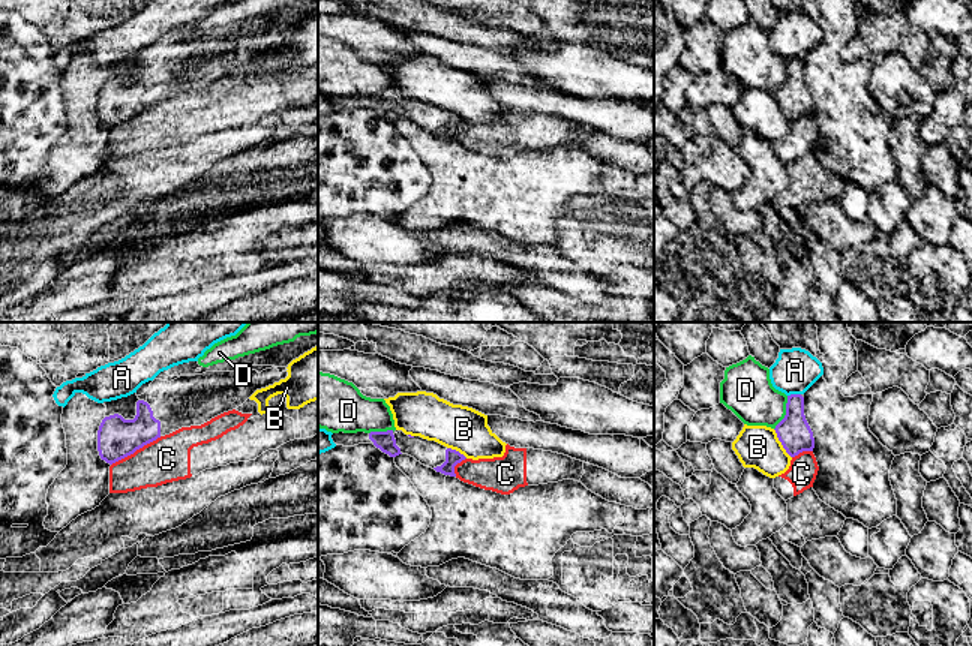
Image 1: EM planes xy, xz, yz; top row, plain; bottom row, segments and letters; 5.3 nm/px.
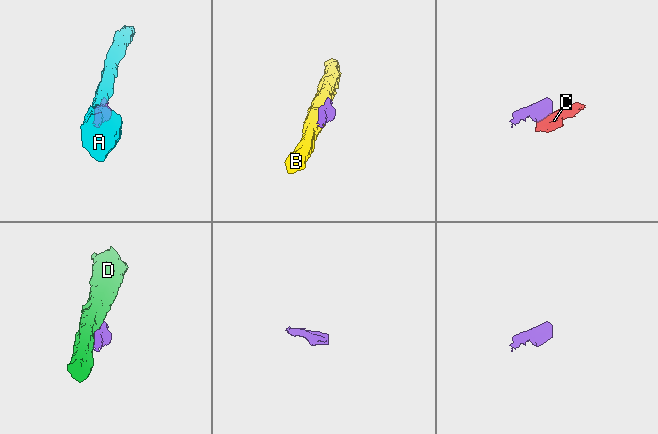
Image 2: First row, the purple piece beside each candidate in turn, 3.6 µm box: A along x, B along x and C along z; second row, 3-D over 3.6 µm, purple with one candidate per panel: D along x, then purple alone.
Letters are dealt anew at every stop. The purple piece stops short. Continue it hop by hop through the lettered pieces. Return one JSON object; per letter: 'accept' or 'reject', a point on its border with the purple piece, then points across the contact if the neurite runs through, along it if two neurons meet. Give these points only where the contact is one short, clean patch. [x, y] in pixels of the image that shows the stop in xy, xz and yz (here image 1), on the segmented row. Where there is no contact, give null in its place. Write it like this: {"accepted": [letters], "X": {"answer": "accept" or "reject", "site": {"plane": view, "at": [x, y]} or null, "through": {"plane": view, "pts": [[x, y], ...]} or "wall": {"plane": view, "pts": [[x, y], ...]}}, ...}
{"accepted": [], "A": {"answer": "reject", "site": {"plane": "yz", "at": [794, 394]}}, "B": {"answer": "reject", "site": {"plane": "yz", "at": [782, 444]}}, "C": {"answer": "reject", "site": {"plane": "xy", "at": [135, 450]}, "wall": {"plane": "xy", "pts": [[161, 436], [111, 465]]}}, "D": {"answer": "reject", "site": {"plane": "yz", "at": [786, 412]}}}

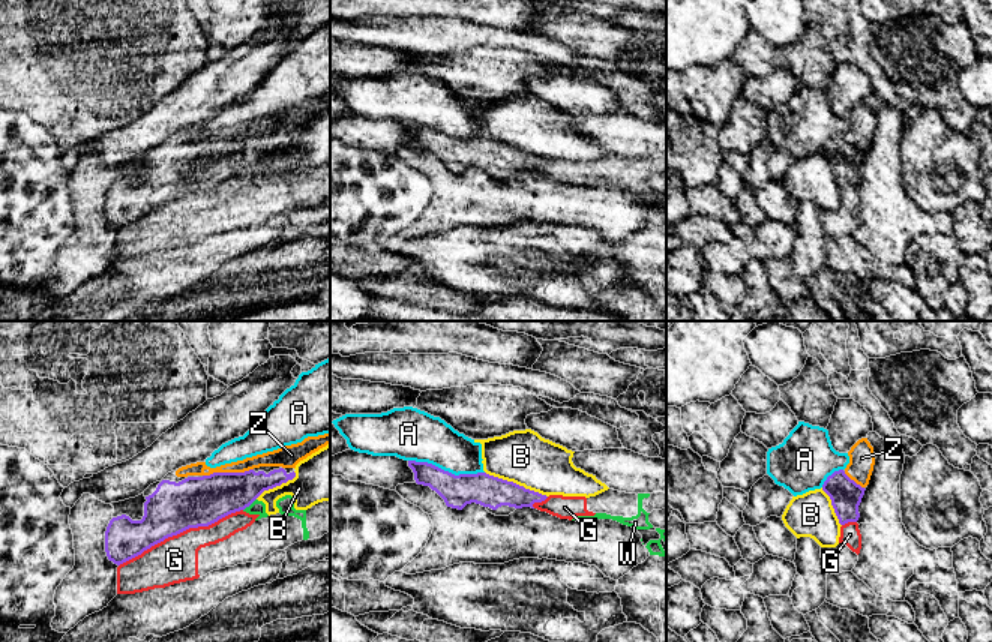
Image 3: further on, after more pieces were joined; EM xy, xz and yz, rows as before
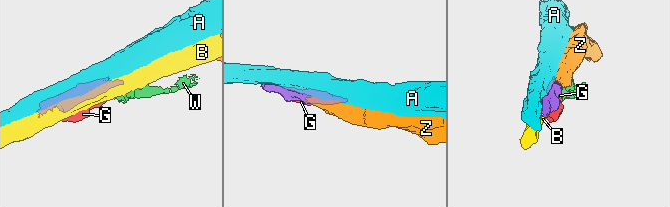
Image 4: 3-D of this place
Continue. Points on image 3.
{"accepted": ["Z"], "A": {"answer": "reject", "site": {"plane": "xz", "at": [446, 471]}}, "B": {"answer": "reject", "site": {"plane": "xz", "at": [515, 483]}}, "G": {"answer": "reject", "site": {"plane": "xy", "at": [180, 531]}, "wall": {"plane": "xy", "pts": [[242, 509], [207, 525], [189, 527], [168, 536], [119, 566]]}}, "W": {"answer": "reject", "site": {"plane": "xy", "at": [249, 504]}, "wall": {"plane": "xy", "pts": [[255, 498], [243, 510]]}}, "Z": {"answer": "accept", "site": {"plane": "xy", "at": [227, 473]}}}

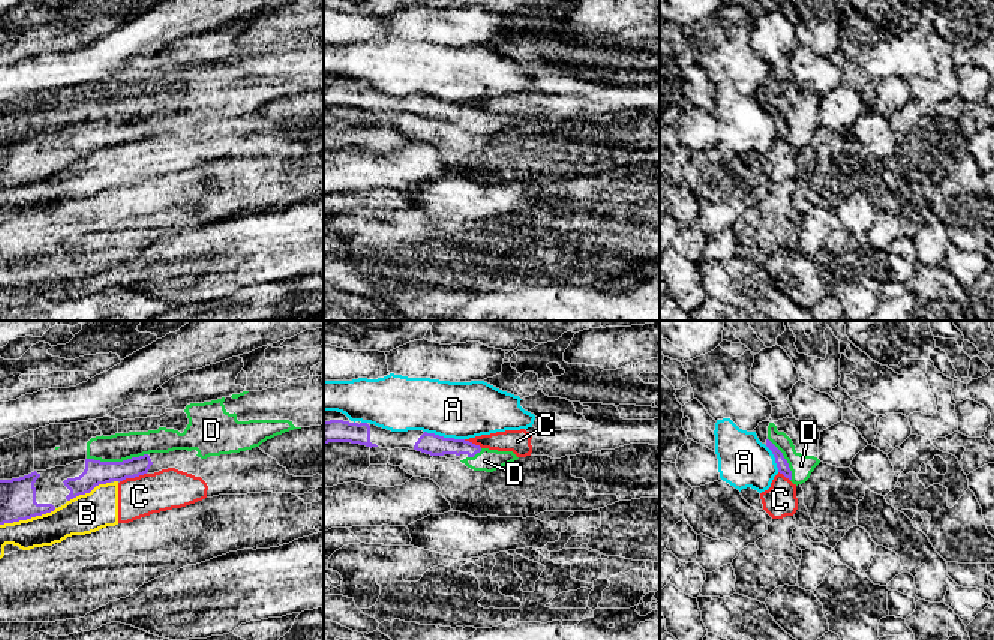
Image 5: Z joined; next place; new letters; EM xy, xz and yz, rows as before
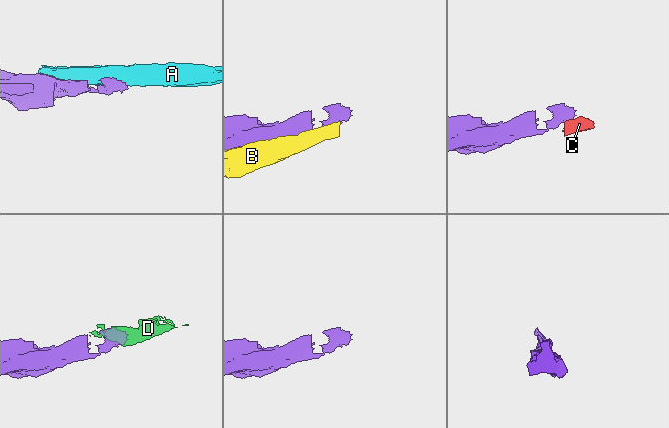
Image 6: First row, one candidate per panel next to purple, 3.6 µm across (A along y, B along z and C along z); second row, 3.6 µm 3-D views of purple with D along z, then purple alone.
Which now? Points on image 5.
{"accepted": ["D"], "A": {"answer": "reject", "site": {"plane": "xz", "at": [443, 436]}}, "B": {"answer": "reject", "site": {"plane": "xy", "at": [27, 517]}}, "C": {"answer": "reject", "site": {"plane": "xy", "at": [132, 477]}, "wall": {"plane": "xy", "pts": [[146, 472], [120, 481]]}}, "D": {"answer": "accept", "site": {"plane": "xy", "at": [117, 462]}}}

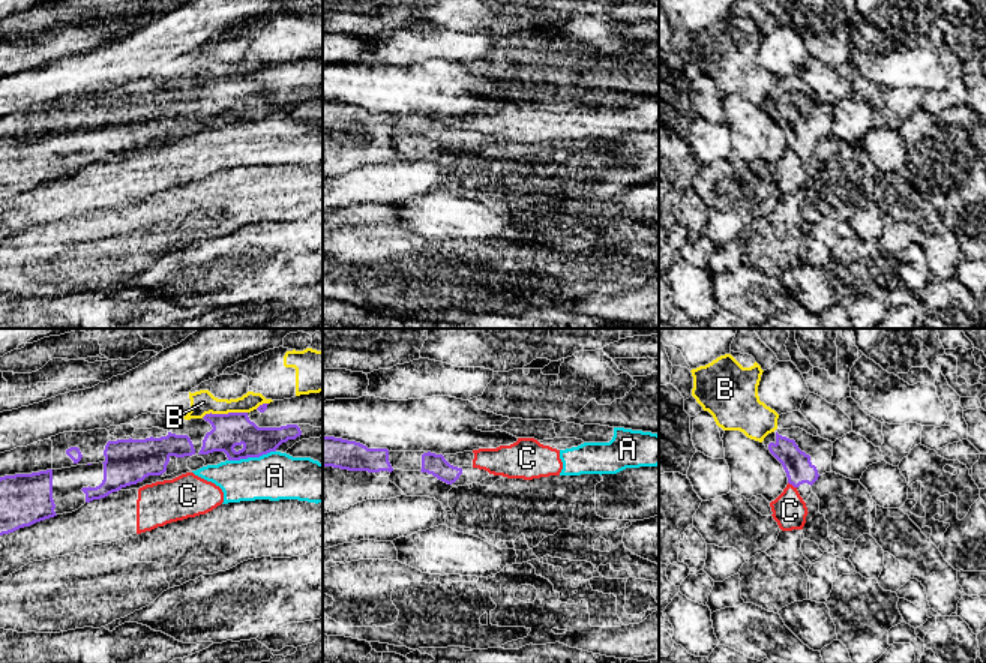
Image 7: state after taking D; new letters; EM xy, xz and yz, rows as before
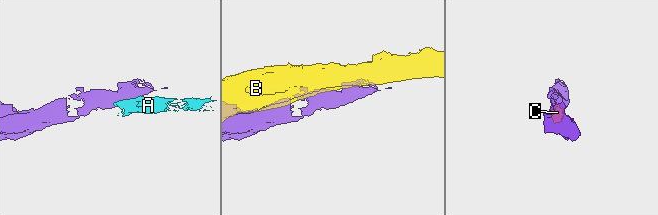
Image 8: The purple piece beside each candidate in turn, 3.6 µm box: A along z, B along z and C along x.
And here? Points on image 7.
{"accepted": [], "A": {"answer": "reject", "site": {"plane": "xy", "at": [251, 456]}, "wall": {"plane": "xy", "pts": [[275, 450], [266, 455], [228, 461]]}}, "B": {"answer": "reject", "site": {"plane": "xy", "at": [224, 414]}}, "C": {"answer": "reject", "site": {"plane": "yz", "at": [793, 485]}, "wall": {"plane": "yz", "pts": [[788, 482], [796, 488]]}}}

